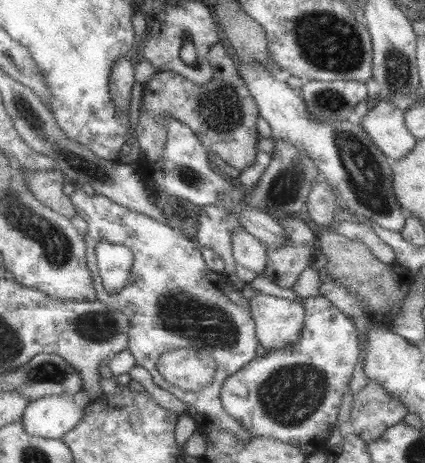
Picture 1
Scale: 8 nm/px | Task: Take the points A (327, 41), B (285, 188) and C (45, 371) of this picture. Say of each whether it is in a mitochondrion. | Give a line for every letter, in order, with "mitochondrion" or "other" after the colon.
A: mitochondrion
B: mitochondrion
C: mitochondrion

